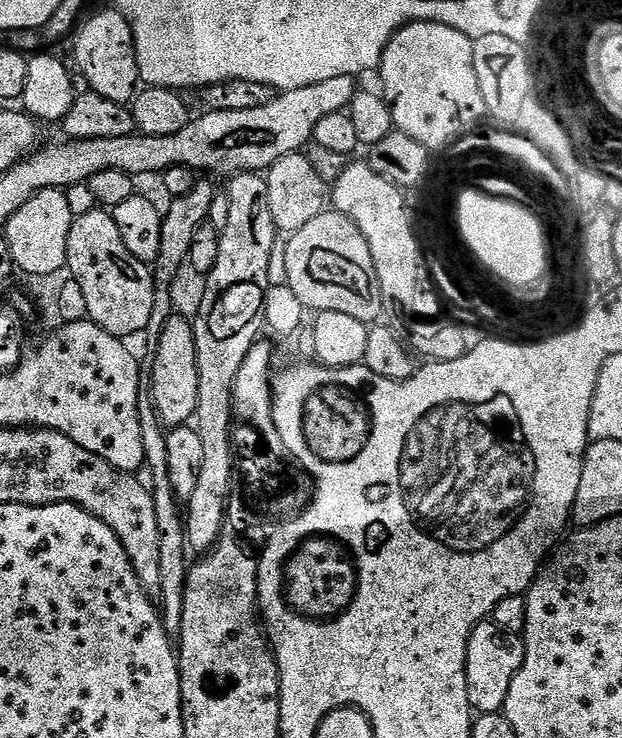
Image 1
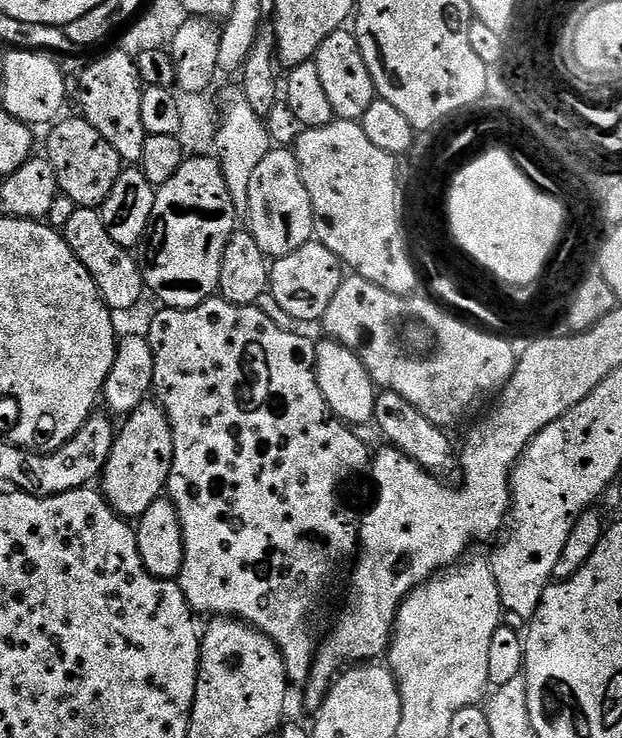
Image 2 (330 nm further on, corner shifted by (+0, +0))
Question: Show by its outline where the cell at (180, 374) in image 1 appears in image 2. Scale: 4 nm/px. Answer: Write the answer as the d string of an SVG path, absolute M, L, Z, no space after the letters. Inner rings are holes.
M152 398L137 406L123 422L115 433L110 458L104 464L102 491L108 505L119 516L138 518L165 495L174 458L172 427L164 407Z

